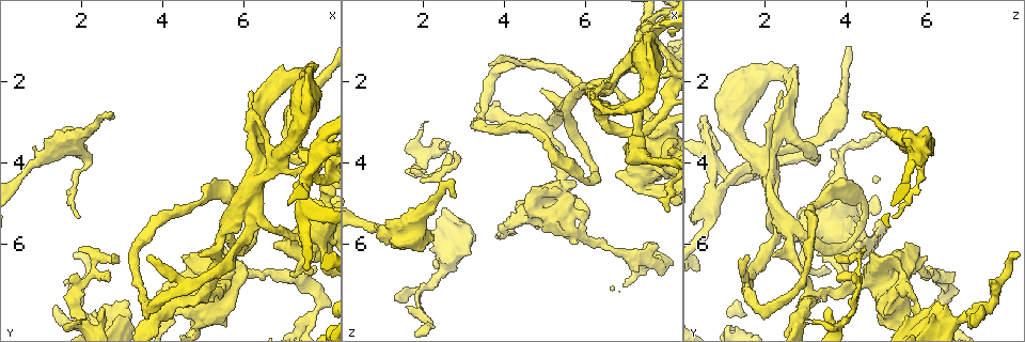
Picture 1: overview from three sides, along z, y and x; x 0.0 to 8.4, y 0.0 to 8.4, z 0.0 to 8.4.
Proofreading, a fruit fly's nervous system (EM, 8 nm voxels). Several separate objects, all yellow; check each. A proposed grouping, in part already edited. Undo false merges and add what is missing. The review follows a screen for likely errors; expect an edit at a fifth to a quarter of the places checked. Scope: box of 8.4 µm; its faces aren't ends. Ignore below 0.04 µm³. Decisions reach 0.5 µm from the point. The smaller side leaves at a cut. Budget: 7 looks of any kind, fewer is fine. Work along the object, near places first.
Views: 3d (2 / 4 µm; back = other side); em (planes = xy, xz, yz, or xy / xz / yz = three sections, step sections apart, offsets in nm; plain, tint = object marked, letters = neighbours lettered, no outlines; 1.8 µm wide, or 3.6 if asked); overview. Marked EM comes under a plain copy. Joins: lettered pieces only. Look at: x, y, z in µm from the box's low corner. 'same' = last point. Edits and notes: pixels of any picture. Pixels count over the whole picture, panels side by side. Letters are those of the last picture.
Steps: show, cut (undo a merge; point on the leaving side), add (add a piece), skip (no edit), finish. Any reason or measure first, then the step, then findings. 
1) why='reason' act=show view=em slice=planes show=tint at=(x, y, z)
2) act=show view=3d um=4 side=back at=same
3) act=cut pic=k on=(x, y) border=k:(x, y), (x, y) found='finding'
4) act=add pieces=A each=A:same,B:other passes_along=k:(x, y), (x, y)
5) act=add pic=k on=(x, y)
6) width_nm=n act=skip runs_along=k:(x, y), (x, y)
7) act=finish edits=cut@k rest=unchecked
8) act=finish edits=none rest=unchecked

why='looks like a crossing' act=show view=em slice=xy step=8 show=tint at=(5.65, 5.10, 2.40)

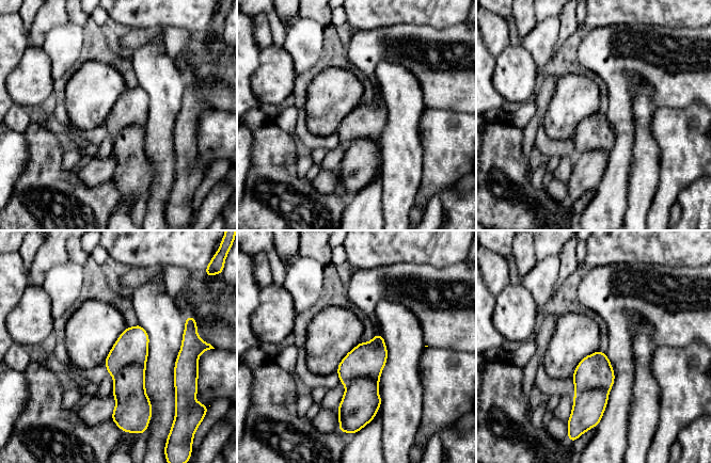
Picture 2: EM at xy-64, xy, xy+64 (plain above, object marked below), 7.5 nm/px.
act=show view=em slice=planes show=tint at=same

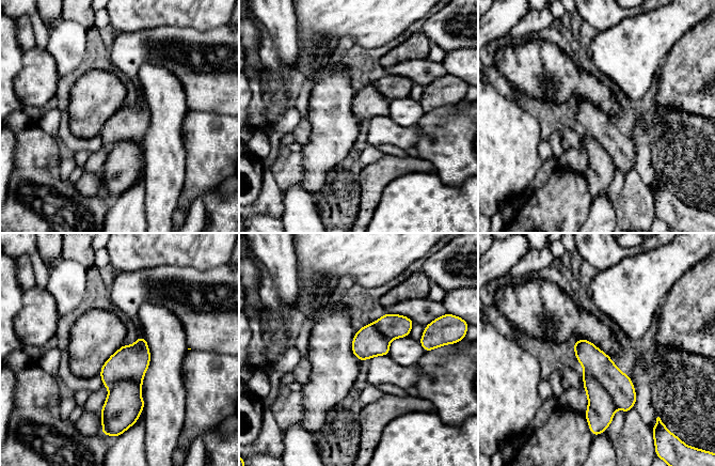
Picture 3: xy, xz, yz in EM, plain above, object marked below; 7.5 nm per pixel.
act=show view=em slice=planes show=letters at=same

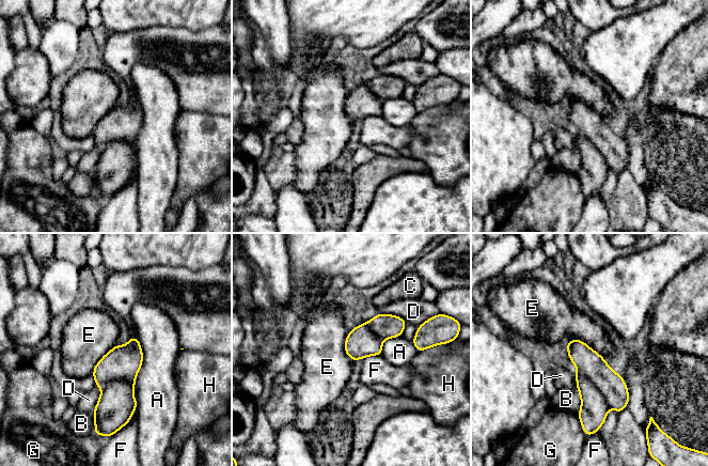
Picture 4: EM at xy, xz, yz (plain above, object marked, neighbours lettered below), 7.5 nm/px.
act=skip each=A:other,B:other,C:other,D:other,E:other,F:other,G:other,H:other found='one neuron here'

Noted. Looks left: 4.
why='sudden change in width' act=show view=em slice=planes show=letters at=(4.95, 6.40, 5.35)

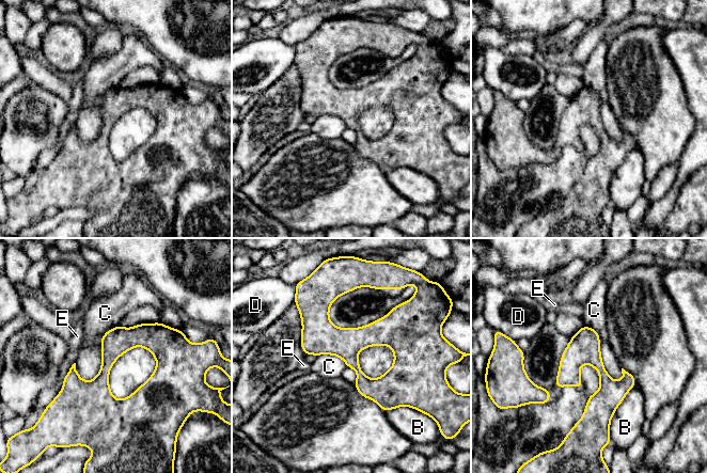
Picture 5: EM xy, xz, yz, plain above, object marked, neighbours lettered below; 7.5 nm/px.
width_nm=200 act=skip each=B:other,C:other,D:other,E:other found='one neuron here'

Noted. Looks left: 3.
why='sharp bend' act=show view=em slice=xy step=16 show=letters at=(7.70, 4.30, 1.30)

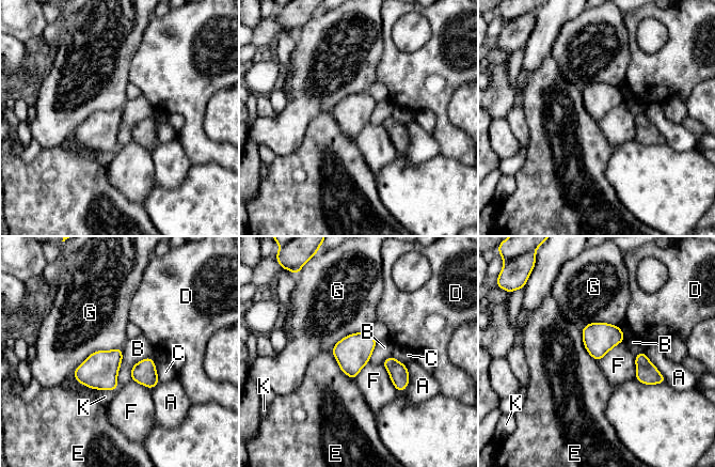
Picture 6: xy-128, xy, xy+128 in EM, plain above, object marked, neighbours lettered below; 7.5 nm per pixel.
longest_contact=G:420nm act=skip each=A:other,B:other,C:other,D:other,E:other,F:other,G:other,K:other border=6:(122, 347), (116, 388) found='continuous, no second neuron'

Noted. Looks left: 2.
act=finish edits=none rest=unchecked

